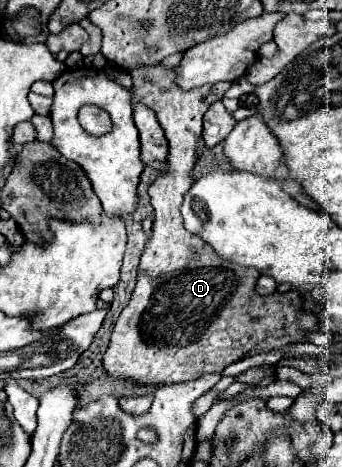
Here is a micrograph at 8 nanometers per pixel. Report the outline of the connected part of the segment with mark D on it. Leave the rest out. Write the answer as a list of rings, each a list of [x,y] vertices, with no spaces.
[[[149,66],[129,72],[133,78],[133,102],[143,102],[145,106],[153,108],[161,128],[165,130],[165,138],[169,142],[169,156],[167,168],[159,174],[159,178],[149,186],[151,204],[155,208],[153,214],[153,238],[145,244],[139,268],[137,268],[137,284],[131,294],[129,304],[123,308],[115,330],[111,334],[111,344],[103,354],[103,368],[109,378],[123,380],[137,388],[141,386],[159,386],[159,384],[177,384],[191,380],[199,374],[207,372],[223,372],[229,364],[253,356],[259,352],[281,350],[289,344],[305,344],[309,342],[311,332],[321,332],[319,320],[311,314],[303,312],[303,300],[297,290],[285,293],[274,293],[269,296],[259,296],[253,288],[259,274],[255,268],[245,268],[237,262],[223,260],[207,242],[203,242],[197,234],[191,234],[183,226],[183,218],[179,206],[187,188],[195,182],[193,180],[193,166],[199,160],[205,142],[201,138],[201,120],[207,108],[223,100],[225,92],[229,90],[229,82],[219,82],[213,88],[201,86],[199,90],[179,90],[175,86],[173,70]]]

